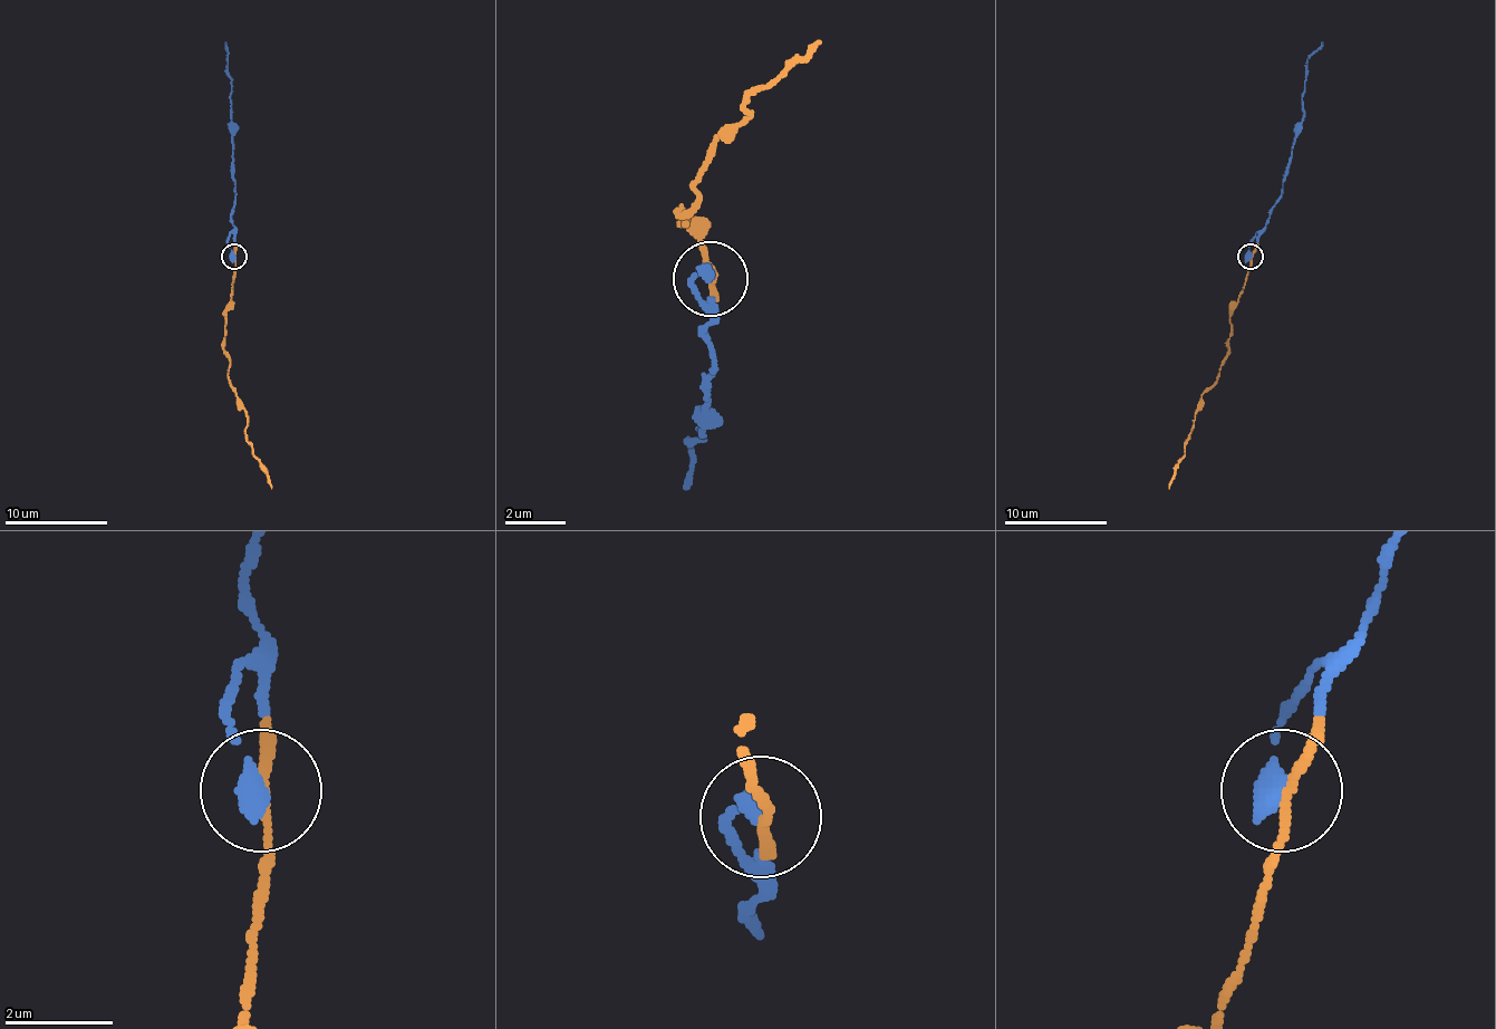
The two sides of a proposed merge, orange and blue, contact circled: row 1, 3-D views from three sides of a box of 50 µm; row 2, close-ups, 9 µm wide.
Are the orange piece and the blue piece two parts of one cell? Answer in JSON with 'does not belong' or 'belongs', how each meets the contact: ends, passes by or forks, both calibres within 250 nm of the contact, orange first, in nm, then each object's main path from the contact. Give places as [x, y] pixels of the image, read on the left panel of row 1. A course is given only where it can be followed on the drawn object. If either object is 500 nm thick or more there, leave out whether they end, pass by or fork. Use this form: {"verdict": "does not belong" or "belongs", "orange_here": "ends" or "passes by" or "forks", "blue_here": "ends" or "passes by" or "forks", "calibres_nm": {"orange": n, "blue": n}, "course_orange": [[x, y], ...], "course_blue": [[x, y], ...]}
{"verdict": "belongs", "orange_here": "passes by", "blue_here": "ends", "calibres_nm": {"orange": 160, "blue": 440}, "course_orange": [[233, 257], [235, 275], [225, 316], [223, 353], [231, 363], [228, 383], [247, 414], [247, 440], [272, 489]], "course_blue": [[233, 257], [228, 239], [235, 192], [225, 42]]}

